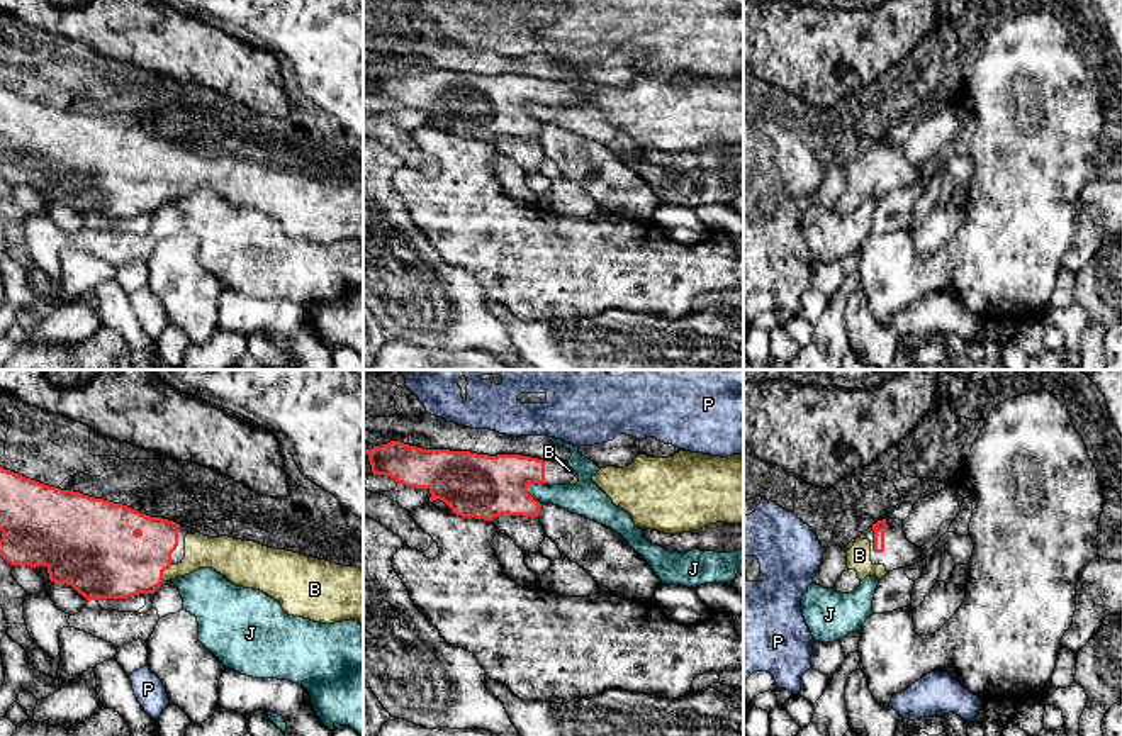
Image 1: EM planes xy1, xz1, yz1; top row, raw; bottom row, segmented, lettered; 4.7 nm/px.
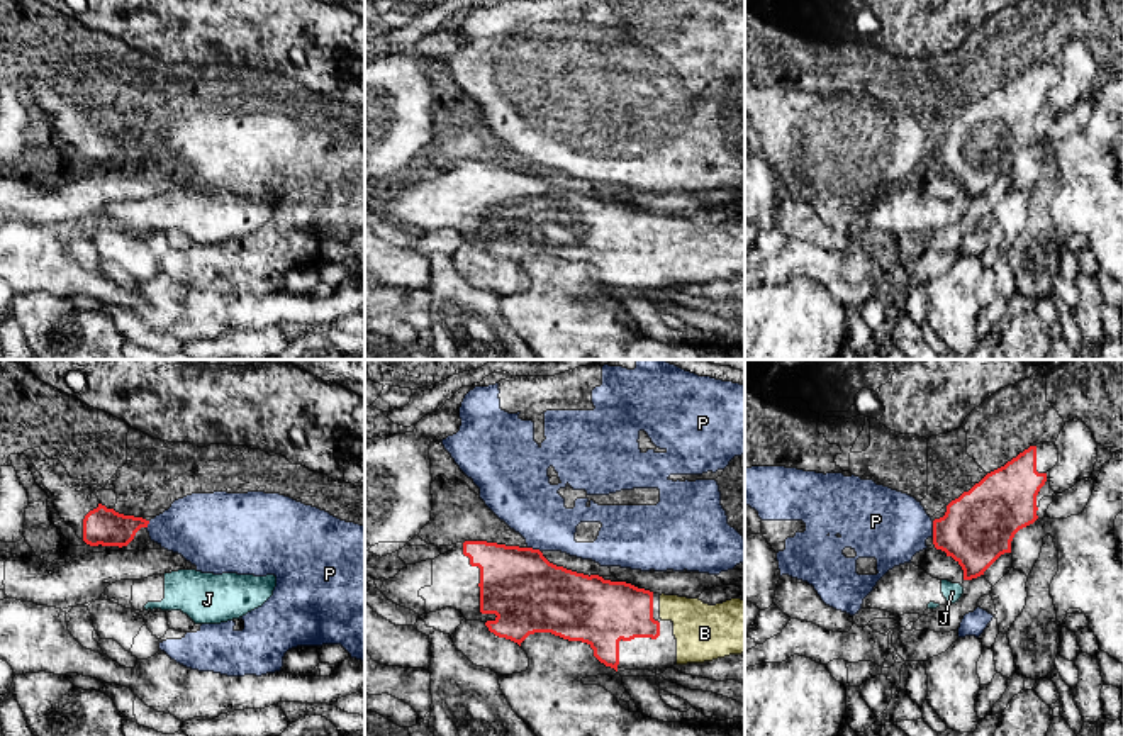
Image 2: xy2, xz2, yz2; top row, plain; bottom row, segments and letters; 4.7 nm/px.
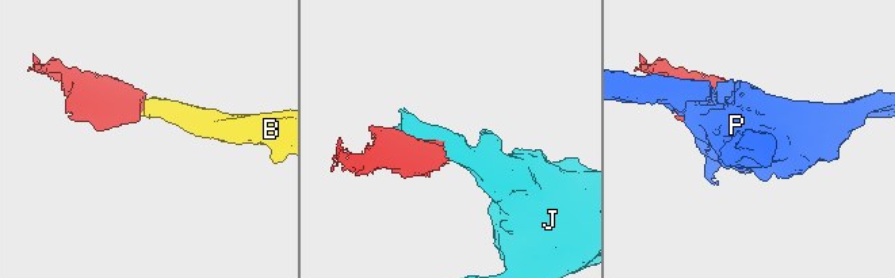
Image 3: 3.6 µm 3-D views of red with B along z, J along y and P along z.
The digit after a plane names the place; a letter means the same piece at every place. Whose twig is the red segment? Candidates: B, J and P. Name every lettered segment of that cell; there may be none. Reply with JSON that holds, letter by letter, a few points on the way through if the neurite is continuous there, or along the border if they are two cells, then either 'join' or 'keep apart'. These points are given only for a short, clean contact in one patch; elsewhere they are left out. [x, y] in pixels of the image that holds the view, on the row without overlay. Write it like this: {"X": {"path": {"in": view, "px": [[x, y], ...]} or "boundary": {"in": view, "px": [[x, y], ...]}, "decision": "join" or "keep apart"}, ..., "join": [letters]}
{"B": {"path": {"in": "xy1", "px": [[112, 182], [148, 184], [163, 190], [180, 190], [201, 172]]}, "decision": "join"}, "J": {"decision": "keep apart"}, "P": {"boundary": {"in": "yz2", "px": [[932, 141], [933, 156]]}, "decision": "keep apart"}, "join": ["B"]}

